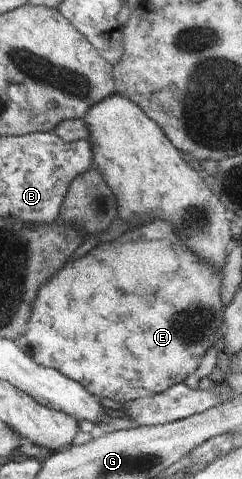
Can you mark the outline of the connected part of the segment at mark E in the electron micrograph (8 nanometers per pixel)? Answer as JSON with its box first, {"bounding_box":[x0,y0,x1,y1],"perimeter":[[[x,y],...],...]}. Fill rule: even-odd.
{"bounding_box":[26,219,225,403],"perimeter":[[[160,219],[150,221],[148,225],[142,227],[134,227],[128,233],[116,237],[110,243],[100,243],[96,245],[90,253],[86,253],[80,259],[70,261],[66,267],[62,267],[54,277],[50,277],[36,294],[36,299],[32,303],[32,313],[27,321],[26,339],[30,342],[32,350],[32,359],[41,366],[60,371],[62,375],[78,381],[86,391],[90,391],[96,397],[108,397],[116,403],[124,403],[124,401],[132,401],[138,397],[146,397],[148,393],[162,393],[165,389],[172,385],[183,382],[188,375],[191,375],[198,369],[200,359],[208,349],[215,345],[221,336],[222,311],[225,311],[222,305],[222,297],[220,297],[220,270],[206,265],[204,261],[200,261],[196,257],[196,253],[192,253],[190,249],[186,251],[184,247],[176,247],[168,237],[162,237],[162,229]]]}

